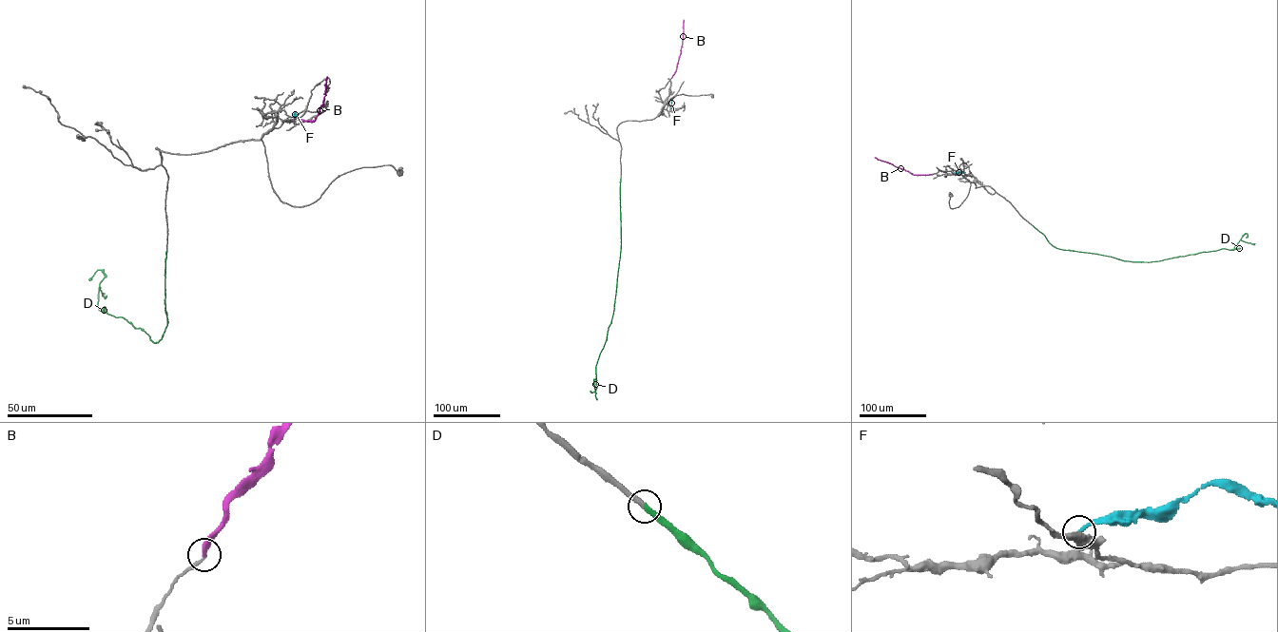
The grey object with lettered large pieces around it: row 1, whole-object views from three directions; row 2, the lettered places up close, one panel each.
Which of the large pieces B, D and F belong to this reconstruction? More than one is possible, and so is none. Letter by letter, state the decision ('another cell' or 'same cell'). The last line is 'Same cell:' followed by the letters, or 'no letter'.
B: another cell
D: same cell
F: another cell
Same cell: D

